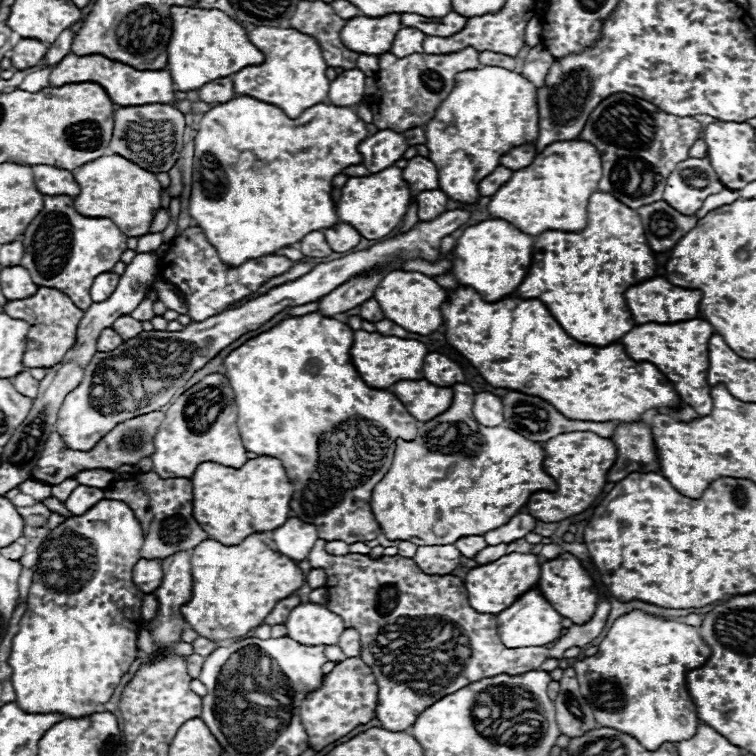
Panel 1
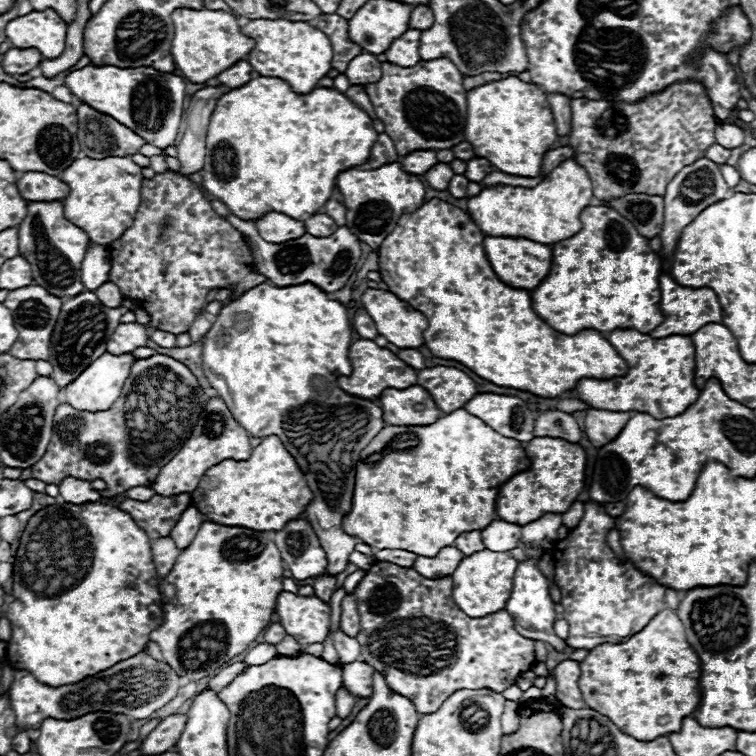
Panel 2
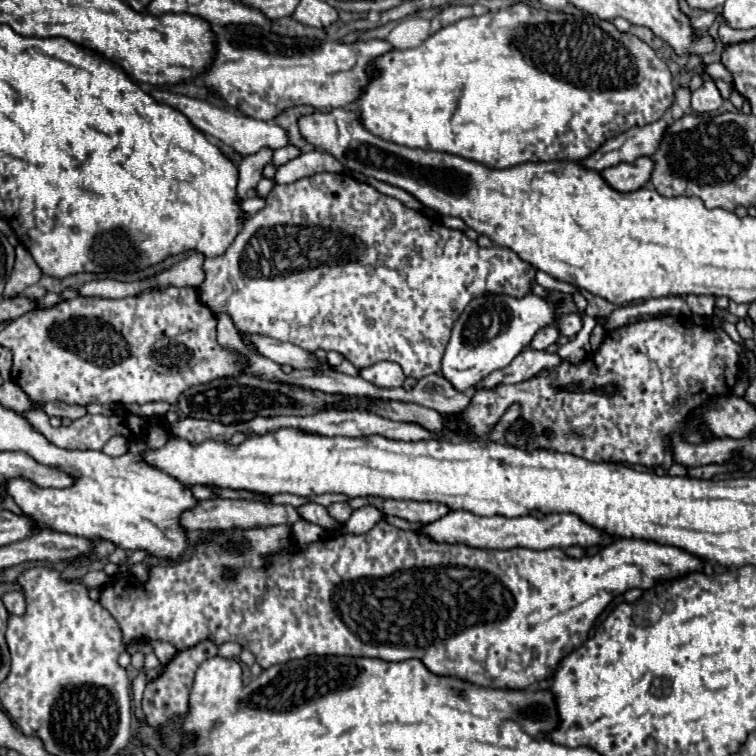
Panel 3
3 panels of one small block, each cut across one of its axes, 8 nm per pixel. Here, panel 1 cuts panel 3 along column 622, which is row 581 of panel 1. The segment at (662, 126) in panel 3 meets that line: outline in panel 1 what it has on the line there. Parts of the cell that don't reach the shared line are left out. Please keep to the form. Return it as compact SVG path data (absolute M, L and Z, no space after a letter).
M140 558L132 570L132 582L144 592L152 594L162 584L164 572L158 560L144 560Z

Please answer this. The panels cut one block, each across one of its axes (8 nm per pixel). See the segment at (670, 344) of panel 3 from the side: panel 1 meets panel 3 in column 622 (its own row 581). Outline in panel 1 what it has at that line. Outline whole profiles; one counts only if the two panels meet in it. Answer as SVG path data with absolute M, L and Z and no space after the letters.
M316 540L316 548L308 554L308 562L314 568L322 568L326 572L326 590L328 590L328 608L344 620L346 628L356 628L360 634L362 652L360 658L372 668L376 682L378 682L378 706L376 718L382 726L390 732L404 732L408 730L424 708L432 706L436 700L468 686L476 680L490 678L496 674L524 674L528 670L538 670L546 658L562 658L564 650L572 646L586 646L592 642L604 628L610 602L604 596L598 596L596 612L586 624L574 624L568 628L568 634L556 642L554 648L546 646L528 646L528 648L506 648L496 632L496 616L494 614L480 614L468 604L464 580L452 574L444 576L428 576L424 574L412 558L402 556L382 556L378 560L370 558L368 554L346 554L346 556L332 556L324 550L326 542Z

